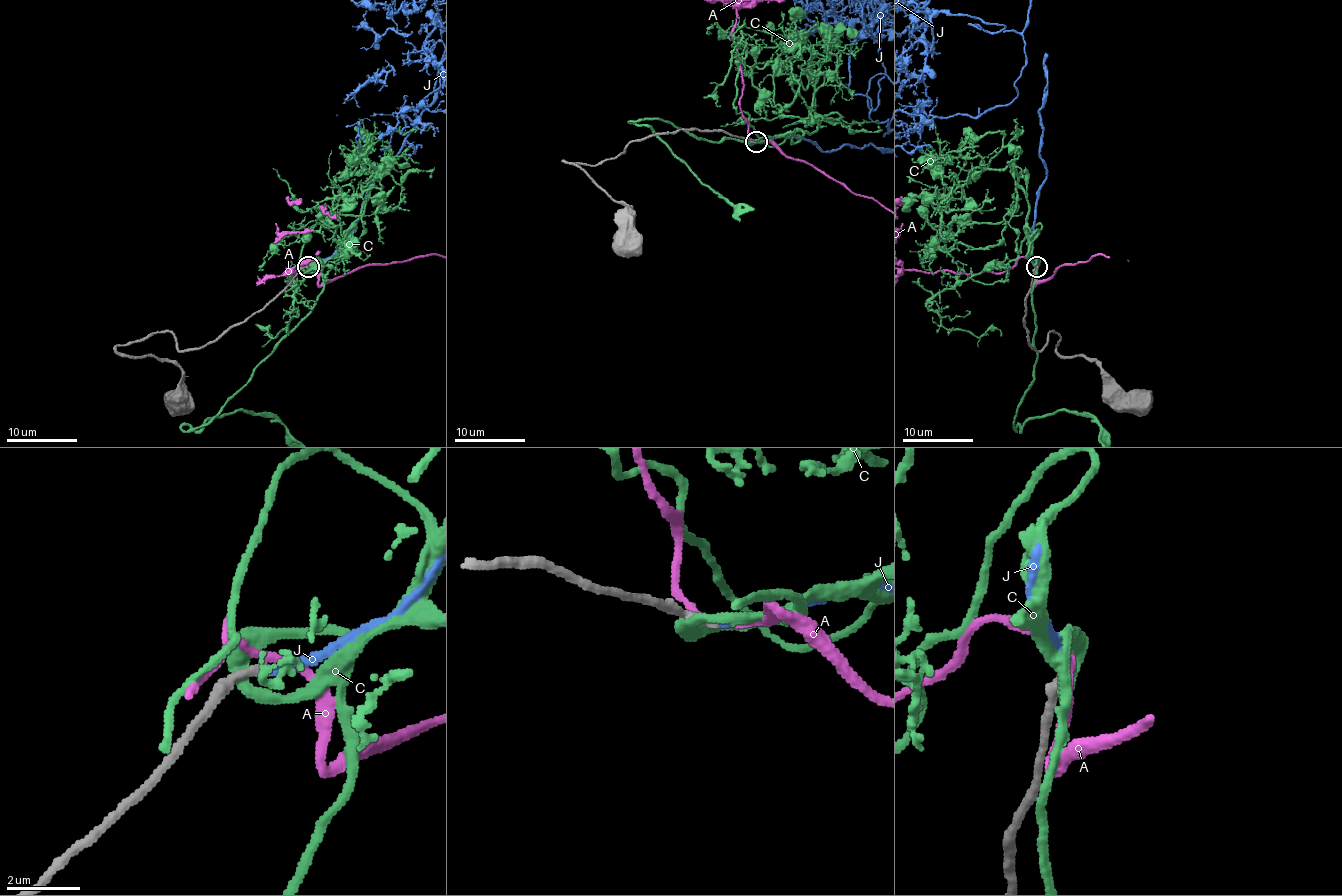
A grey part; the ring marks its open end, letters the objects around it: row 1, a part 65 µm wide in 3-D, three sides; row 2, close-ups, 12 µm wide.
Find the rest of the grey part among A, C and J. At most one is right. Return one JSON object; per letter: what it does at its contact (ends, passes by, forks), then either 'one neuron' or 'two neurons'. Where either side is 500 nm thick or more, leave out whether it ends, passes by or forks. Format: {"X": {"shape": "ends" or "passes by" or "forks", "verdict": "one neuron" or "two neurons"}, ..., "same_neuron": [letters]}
{"A": {"shape": "passes by", "verdict": "two neurons"}, "C": {"shape": "passes by", "verdict": "two neurons"}, "J": {"shape": "ends", "verdict": "one neuron"}, "same_neuron": ["J"]}

